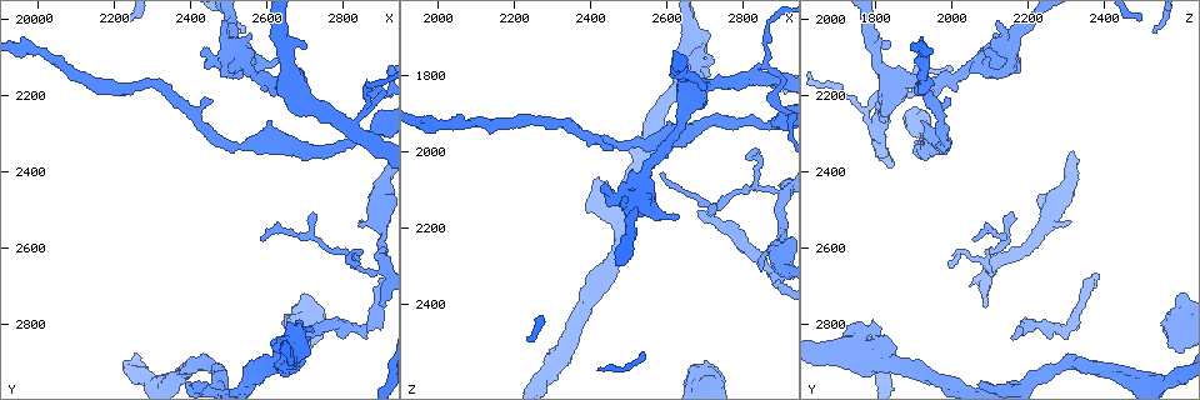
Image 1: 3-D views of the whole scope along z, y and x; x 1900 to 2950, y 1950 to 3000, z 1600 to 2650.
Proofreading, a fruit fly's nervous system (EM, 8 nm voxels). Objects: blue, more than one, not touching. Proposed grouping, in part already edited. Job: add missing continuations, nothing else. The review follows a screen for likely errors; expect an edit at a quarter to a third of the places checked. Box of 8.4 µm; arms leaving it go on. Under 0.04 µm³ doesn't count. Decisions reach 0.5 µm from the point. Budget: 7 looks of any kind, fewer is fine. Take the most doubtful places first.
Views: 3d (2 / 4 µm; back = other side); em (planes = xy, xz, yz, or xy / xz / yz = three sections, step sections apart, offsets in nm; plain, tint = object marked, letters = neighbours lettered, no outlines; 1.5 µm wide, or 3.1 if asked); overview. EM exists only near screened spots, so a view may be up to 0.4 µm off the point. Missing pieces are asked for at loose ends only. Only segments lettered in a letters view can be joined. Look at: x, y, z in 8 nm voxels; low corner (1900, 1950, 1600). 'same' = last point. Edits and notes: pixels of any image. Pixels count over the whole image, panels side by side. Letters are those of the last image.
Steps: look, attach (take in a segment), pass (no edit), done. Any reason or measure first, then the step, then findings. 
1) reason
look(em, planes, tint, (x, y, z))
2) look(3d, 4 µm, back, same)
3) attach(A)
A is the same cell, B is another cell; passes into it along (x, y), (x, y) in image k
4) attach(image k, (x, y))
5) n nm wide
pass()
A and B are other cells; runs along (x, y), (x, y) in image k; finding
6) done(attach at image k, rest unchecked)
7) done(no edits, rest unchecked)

branch stops here
look(em, planes, plain, (2850, 2530, 2310))

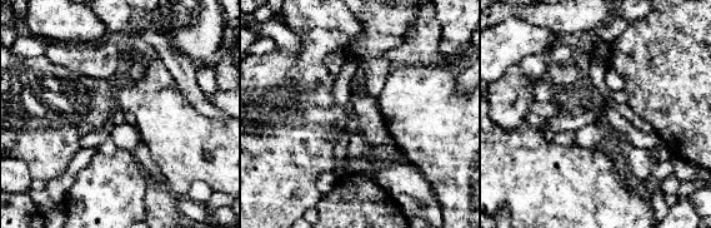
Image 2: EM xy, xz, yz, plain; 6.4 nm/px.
what lies round it
look(em, planes, letters, same)

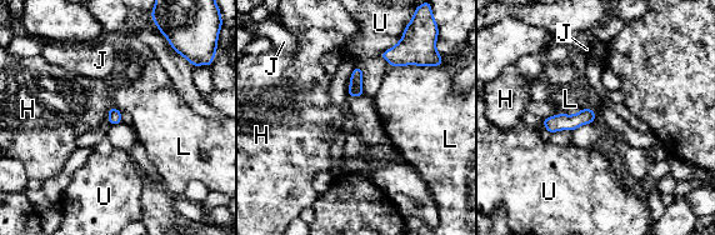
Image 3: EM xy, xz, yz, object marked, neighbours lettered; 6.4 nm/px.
pass()
H, J, L and U are other cells; no lettered segment goes on from it

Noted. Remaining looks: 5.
an open end
look(em, planes, plain, (2450, 2215, 1995))

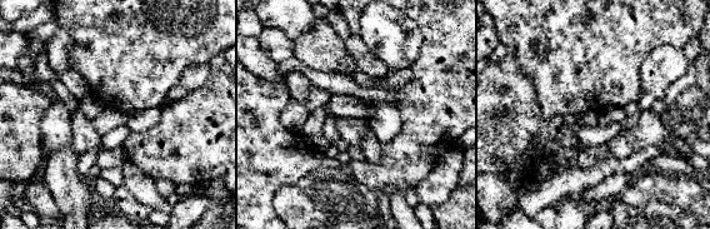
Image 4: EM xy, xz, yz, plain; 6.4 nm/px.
see the neighbours
look(em, planes, letters, same)

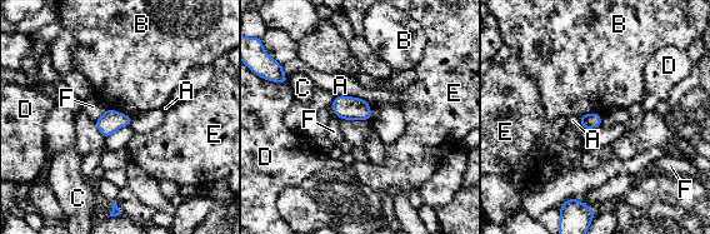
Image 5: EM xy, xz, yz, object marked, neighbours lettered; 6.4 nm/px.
A touches over 240 nm
pass()
A, B, C, D, E and F are other cells; border along (109, 108), (128, 114), (131, 118) in image 5; no lettered segment goes on from it

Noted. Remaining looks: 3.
thin end
look(em, planes, tint, (2845, 2640, 2005))

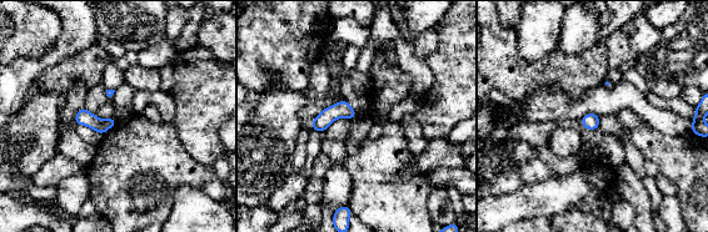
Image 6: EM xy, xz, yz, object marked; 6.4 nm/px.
look(em, planes, letters, same)

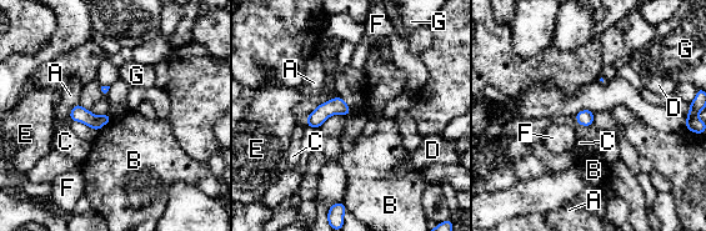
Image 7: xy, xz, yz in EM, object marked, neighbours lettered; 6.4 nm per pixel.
90 nm wide
pass()
A, B, C, D, E, F and G are other cells; border along (113, 119), (98, 131) in image 7; none of them fits

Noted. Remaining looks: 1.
done(no edits, rest unchecked)

